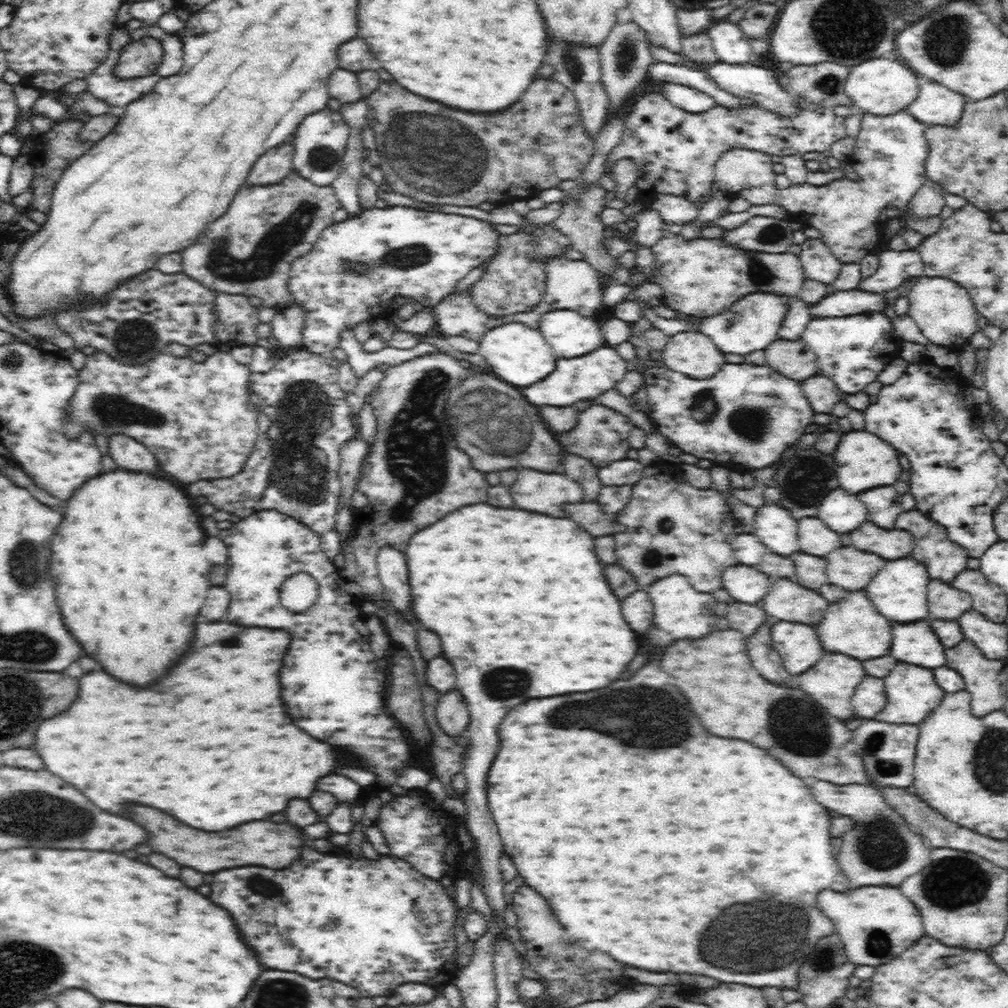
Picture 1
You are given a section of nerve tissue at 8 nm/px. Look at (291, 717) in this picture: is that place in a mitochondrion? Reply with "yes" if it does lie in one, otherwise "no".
no

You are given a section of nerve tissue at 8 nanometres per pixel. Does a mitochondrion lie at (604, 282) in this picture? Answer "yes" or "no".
no

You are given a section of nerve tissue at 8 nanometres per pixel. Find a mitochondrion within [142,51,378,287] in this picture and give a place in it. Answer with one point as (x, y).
(321, 158)

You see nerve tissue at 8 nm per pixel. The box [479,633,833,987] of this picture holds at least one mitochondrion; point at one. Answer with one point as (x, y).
(760, 935)

